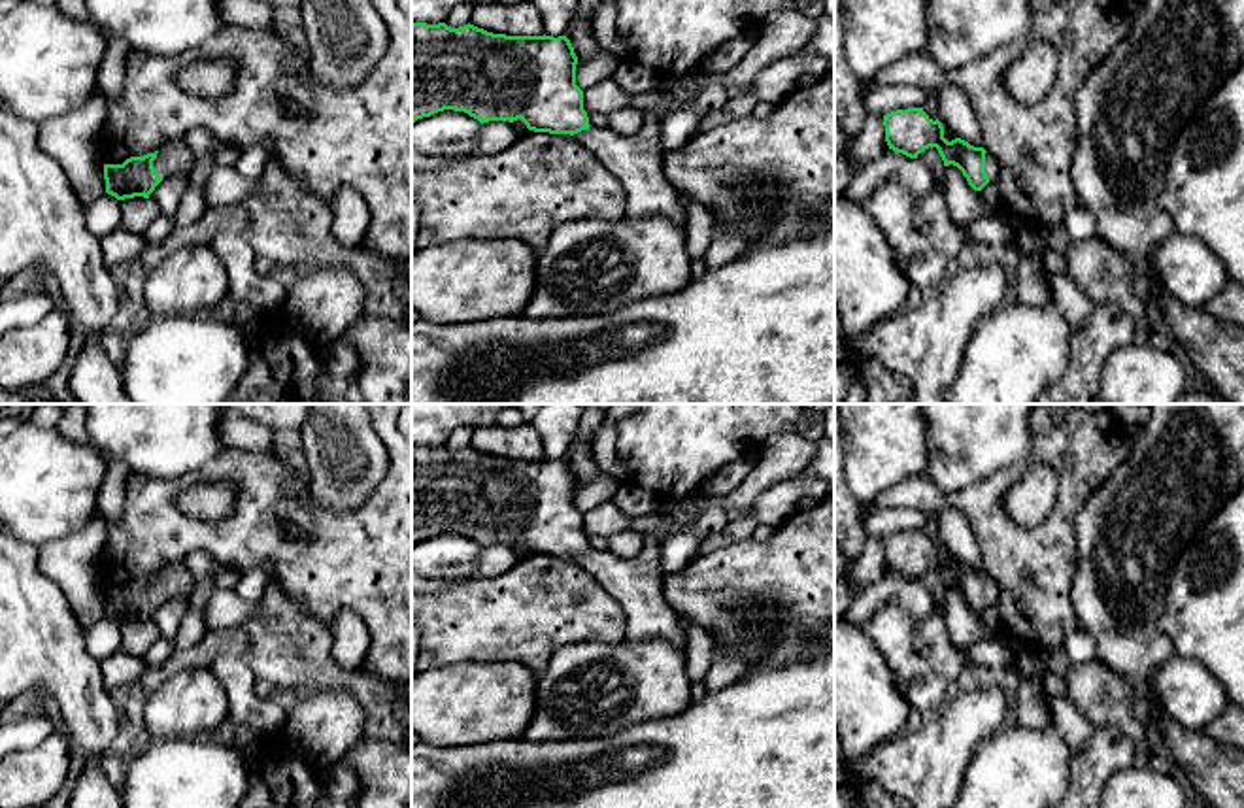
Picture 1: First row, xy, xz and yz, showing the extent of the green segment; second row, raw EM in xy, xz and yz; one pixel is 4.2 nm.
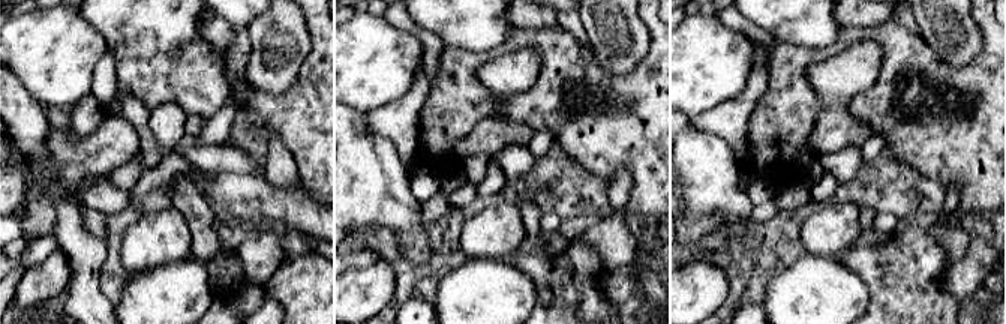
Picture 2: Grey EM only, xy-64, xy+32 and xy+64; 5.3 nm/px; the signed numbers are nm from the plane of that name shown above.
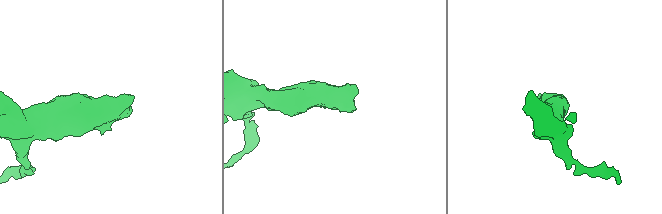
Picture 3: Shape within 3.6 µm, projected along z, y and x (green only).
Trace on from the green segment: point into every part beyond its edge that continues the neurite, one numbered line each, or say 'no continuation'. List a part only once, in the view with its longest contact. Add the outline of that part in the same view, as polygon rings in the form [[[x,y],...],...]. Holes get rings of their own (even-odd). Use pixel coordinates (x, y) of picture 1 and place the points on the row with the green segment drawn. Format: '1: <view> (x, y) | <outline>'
1: xy (174, 157) | [[[181,138],[162,145],[157,153],[157,159],[153,160],[153,168],[162,179],[174,177],[177,174],[189,176],[193,166],[193,153]]]

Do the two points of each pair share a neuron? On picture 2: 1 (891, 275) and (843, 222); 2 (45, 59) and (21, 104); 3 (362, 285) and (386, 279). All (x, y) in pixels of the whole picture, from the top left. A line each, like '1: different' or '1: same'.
1: different
2: different
3: same

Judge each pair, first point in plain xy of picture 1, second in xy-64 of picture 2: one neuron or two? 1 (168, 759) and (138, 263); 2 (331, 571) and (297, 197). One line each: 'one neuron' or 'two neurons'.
1: two neurons
2: two neurons

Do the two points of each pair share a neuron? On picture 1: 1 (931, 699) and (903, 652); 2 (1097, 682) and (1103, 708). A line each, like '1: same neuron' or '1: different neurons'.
1: same neuron
2: same neuron

